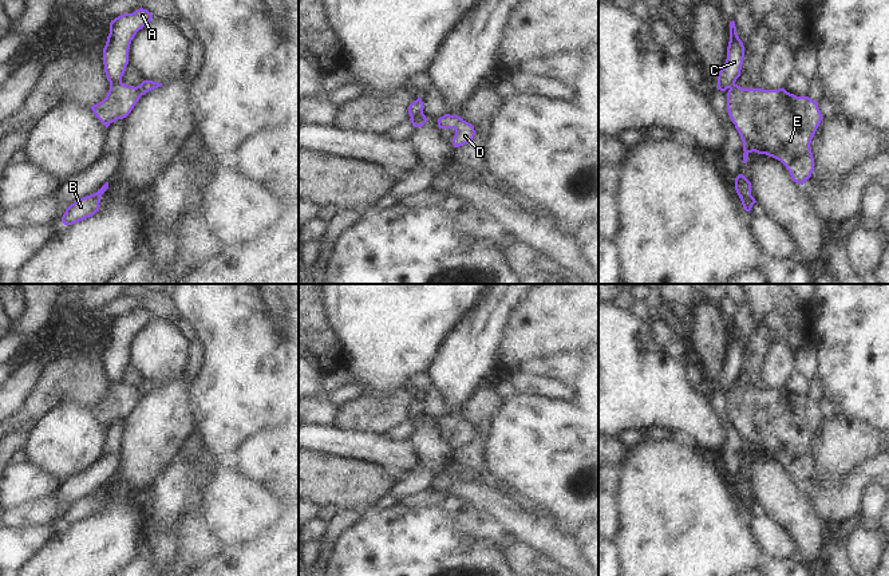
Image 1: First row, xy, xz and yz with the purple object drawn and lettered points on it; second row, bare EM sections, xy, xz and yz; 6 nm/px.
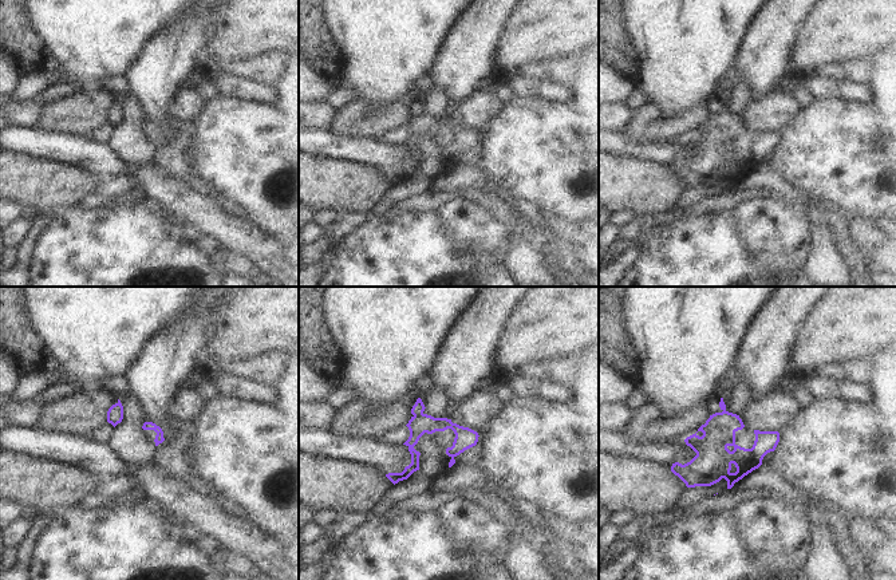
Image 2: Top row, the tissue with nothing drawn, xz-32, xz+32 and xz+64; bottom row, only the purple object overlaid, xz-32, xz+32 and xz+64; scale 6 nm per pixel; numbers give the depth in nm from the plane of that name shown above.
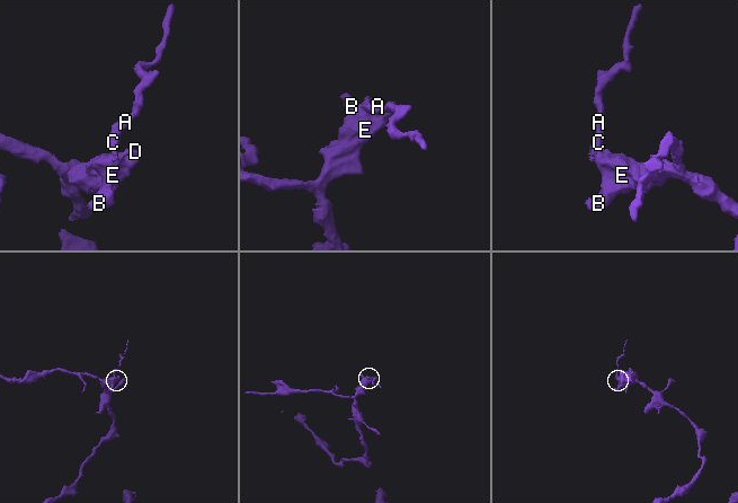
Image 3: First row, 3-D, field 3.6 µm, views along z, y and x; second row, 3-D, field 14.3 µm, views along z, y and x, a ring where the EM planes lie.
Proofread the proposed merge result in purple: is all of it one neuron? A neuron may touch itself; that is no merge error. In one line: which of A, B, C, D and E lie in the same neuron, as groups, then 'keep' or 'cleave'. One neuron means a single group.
groups A C / B D E; cleave

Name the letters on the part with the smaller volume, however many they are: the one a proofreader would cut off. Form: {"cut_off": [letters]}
{"cut_off": ["A", "C"]}

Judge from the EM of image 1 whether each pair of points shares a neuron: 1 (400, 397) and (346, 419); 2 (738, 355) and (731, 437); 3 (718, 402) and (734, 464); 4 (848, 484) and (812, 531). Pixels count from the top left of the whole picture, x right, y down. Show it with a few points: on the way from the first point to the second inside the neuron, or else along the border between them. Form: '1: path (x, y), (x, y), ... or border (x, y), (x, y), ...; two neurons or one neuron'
1: path (387, 410), (383, 413), (359, 414); one neuron
2: path (727, 375), (720, 391), (720, 411), (723, 417); one neuron
3: path (723, 417), (733, 436), (733, 449); one neuron
4: border (803, 490), (814, 511), (824, 520); two neurons

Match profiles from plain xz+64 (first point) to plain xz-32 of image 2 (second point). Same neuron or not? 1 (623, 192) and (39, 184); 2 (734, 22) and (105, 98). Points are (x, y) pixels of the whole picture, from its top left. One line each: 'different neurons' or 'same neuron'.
1: same neuron
2: different neurons

